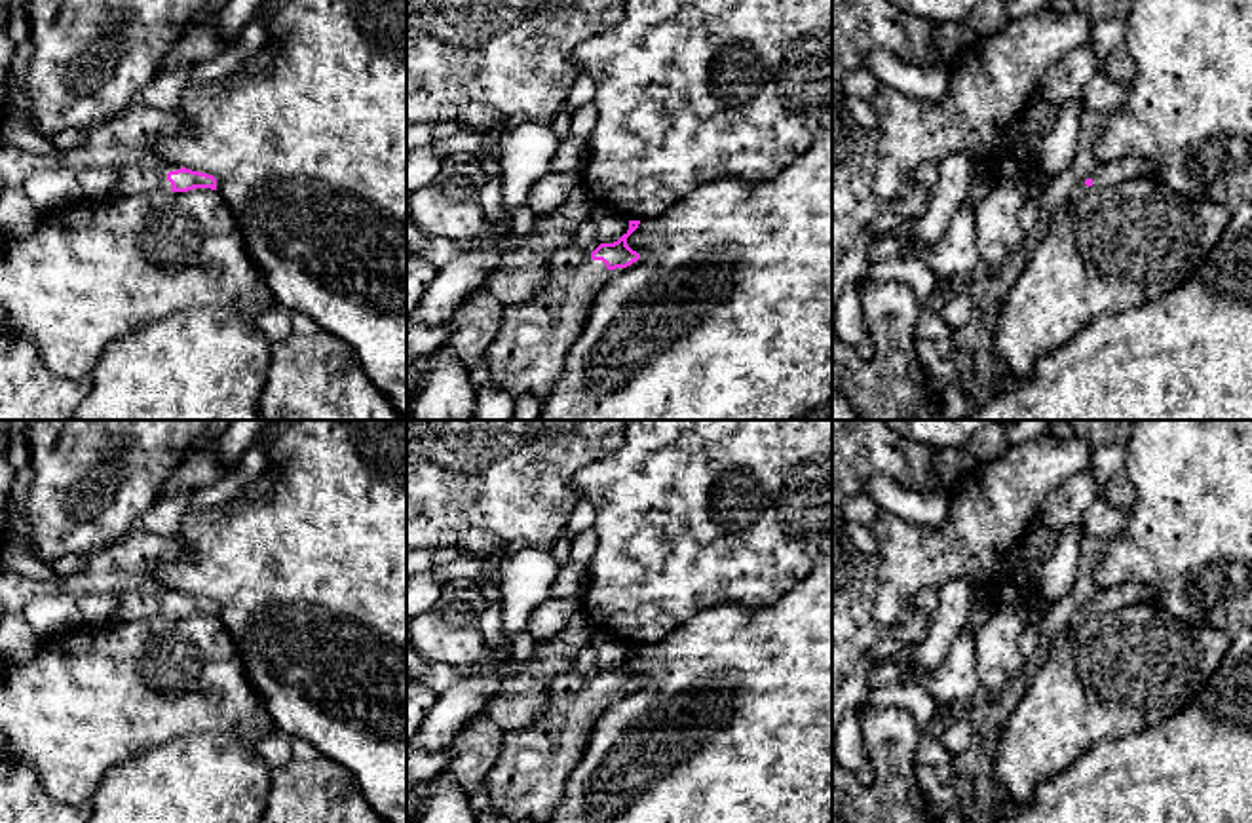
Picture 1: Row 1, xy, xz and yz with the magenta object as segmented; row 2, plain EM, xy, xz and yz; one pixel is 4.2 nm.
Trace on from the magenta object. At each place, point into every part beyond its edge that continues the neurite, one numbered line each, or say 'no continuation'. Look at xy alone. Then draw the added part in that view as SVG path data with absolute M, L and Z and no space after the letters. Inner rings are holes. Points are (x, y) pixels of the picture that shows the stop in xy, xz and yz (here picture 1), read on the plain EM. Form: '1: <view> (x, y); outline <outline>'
1: xy (162, 599); outline M167 589L163 593L160 593L158 597L154 597L156 604L158 604L158 612L165 618L171 618L171 608L167 606L167 599L169 597L177 597L177 595L182 595L180 591L175 591L175 589Z

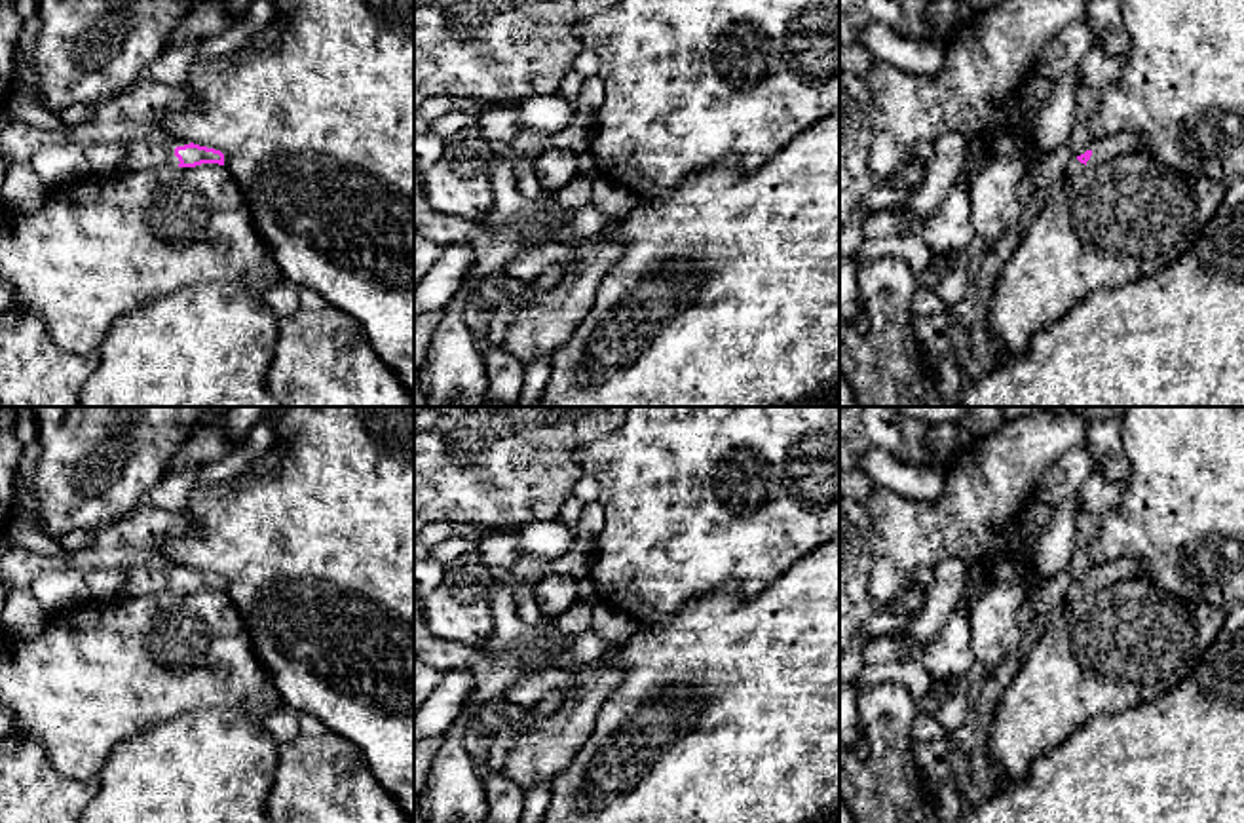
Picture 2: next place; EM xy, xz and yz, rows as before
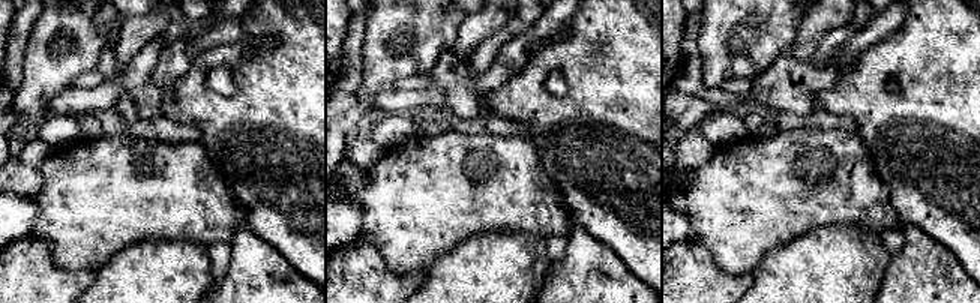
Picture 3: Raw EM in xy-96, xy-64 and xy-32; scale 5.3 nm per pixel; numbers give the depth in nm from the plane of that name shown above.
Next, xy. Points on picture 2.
1: xy (169, 574); outline M175 565L171 568L167 568L165 572L161 572L163 580L165 580L165 587L173 593L179 593L179 584L175 582L175 574L177 572L184 572L184 570L190 570L188 566L182 566L182 565Z

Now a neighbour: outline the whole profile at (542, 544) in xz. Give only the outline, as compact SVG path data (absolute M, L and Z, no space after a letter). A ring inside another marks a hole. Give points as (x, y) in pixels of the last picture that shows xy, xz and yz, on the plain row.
M543 521L518 530L518 557L511 572L522 585L537 585L551 565L574 544L575 534L560 521Z

